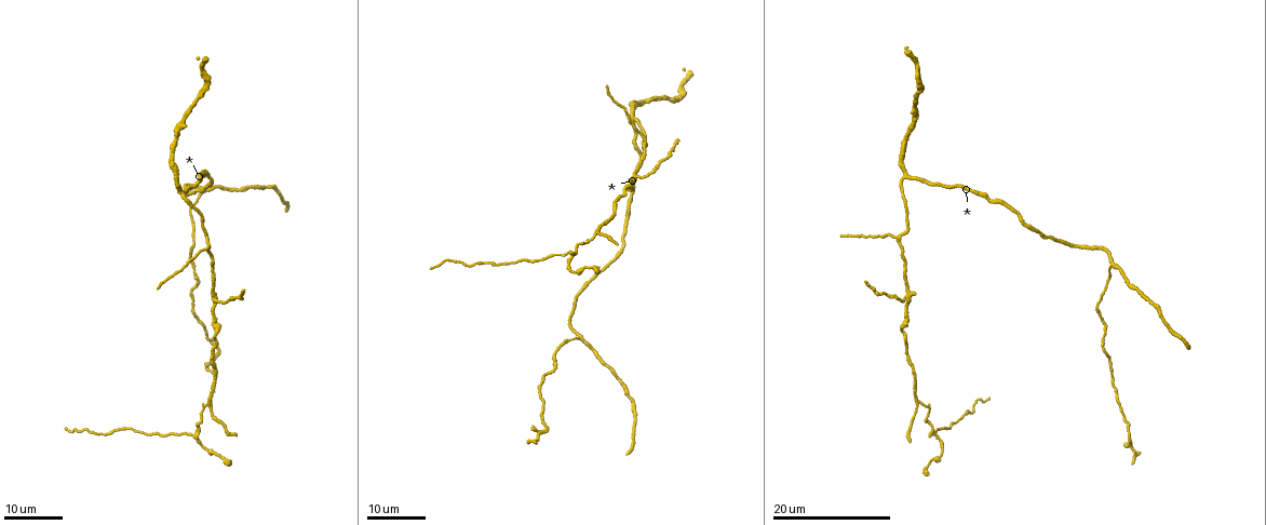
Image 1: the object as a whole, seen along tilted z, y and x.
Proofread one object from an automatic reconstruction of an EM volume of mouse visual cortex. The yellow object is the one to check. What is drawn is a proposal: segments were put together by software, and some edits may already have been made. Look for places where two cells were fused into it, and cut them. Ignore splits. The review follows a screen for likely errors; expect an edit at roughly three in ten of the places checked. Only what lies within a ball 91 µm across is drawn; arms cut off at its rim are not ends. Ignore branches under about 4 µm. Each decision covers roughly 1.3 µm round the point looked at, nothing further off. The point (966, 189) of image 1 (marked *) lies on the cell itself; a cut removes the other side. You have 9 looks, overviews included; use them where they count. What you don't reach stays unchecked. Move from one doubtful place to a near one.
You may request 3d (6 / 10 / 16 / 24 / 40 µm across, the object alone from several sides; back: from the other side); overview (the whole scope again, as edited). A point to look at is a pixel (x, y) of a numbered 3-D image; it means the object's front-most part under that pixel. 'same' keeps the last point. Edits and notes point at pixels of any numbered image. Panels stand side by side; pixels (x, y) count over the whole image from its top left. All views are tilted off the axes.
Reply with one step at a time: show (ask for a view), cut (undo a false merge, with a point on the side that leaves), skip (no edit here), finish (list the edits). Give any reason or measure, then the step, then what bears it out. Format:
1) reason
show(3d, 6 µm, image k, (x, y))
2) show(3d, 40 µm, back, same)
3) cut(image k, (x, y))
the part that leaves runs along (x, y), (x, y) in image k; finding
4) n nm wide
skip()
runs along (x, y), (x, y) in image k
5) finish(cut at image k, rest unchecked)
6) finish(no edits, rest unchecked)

three arms meet
show(3d, 16 µm, image 1, (183, 194))

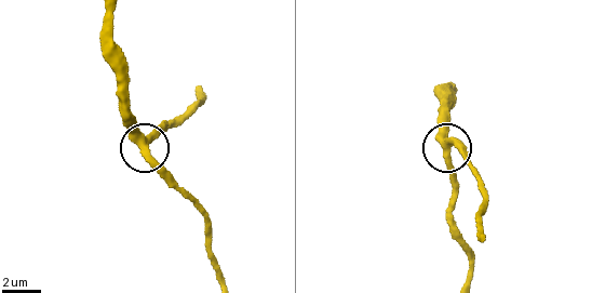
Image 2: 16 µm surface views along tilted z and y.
show(3d, 10 µm, image 2, (444, 140))

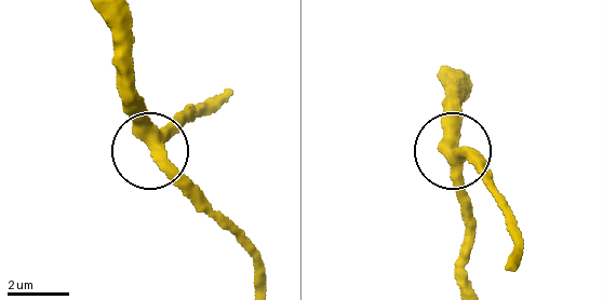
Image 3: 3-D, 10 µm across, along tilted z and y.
3 arms
skip()
runs along (222, 99), (152, 149), (142, 130), (132, 64) in image 3; one cell here

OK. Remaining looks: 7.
three arms meet
show(3d, 16 µm, image 1, (895, 240))

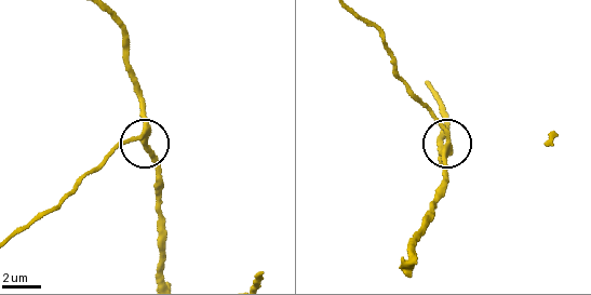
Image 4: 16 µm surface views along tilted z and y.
closer look
show(3d, 6 µm, image 4, (445, 148))

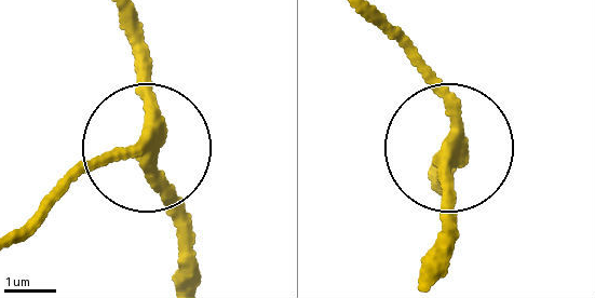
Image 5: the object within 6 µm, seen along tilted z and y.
3 arms
skip()
all the same cell

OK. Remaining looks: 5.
arms part here
show(3d, 16 µm, image 1, (208, 406))

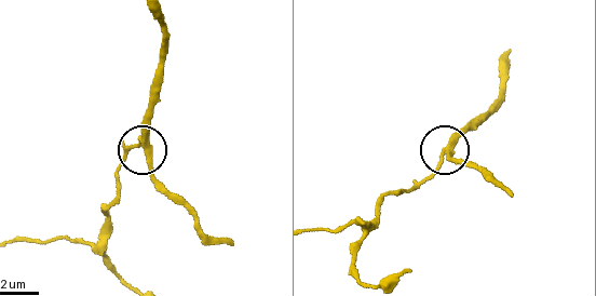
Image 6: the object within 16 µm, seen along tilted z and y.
zoom in
show(3d, 10 µm, image 6, (145, 145))

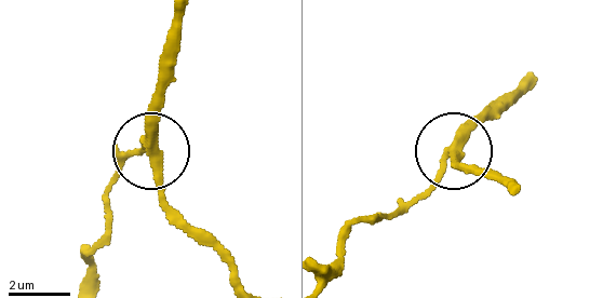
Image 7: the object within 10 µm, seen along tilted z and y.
side arm 8 µm
skip()
runs along (177, 24), (177, 58), (149, 159), (174, 219) in image 7; continuous, no second cell

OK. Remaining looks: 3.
show(3d, 16 µm, image 1, (198, 435))

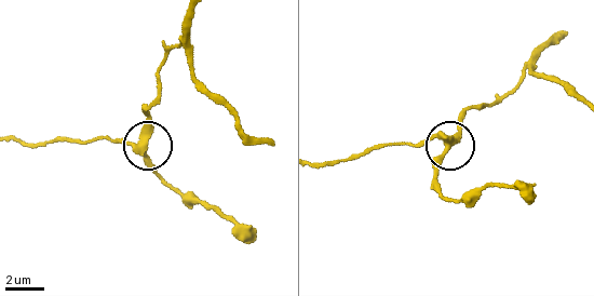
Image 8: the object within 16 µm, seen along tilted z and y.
show(3d, 10 µm, image 8, (448, 142))

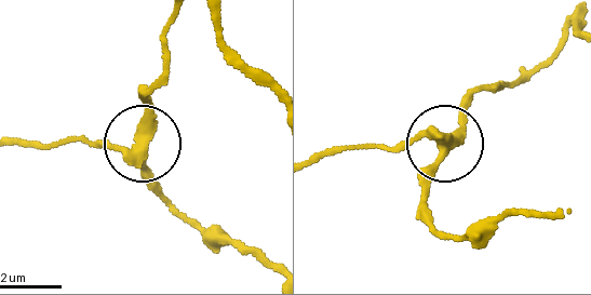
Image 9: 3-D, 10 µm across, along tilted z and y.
side arm 11 µm
cut(image 9, (101, 142))
the part that leaves runs along (133, 158), (101, 142), (9, 142) in image 9; two cells meet here

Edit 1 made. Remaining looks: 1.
finish(cut at image 9, rest unchecked)

